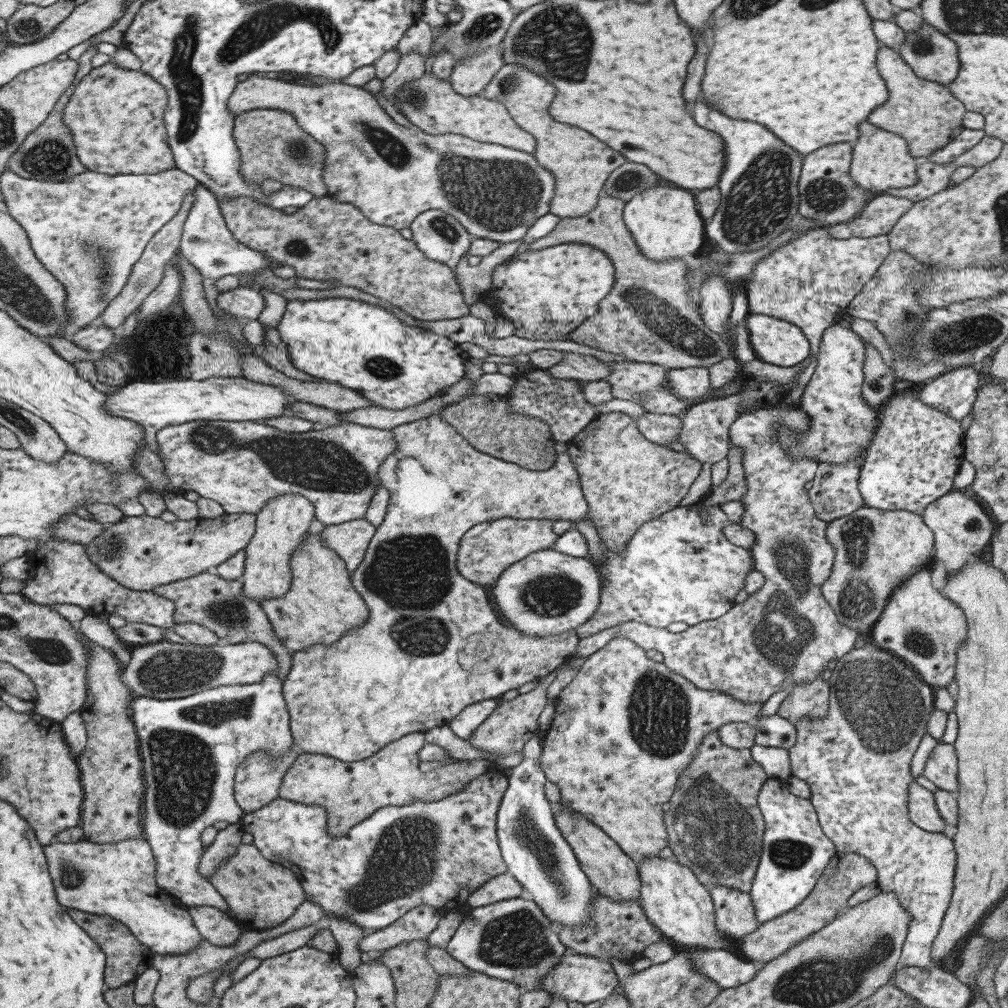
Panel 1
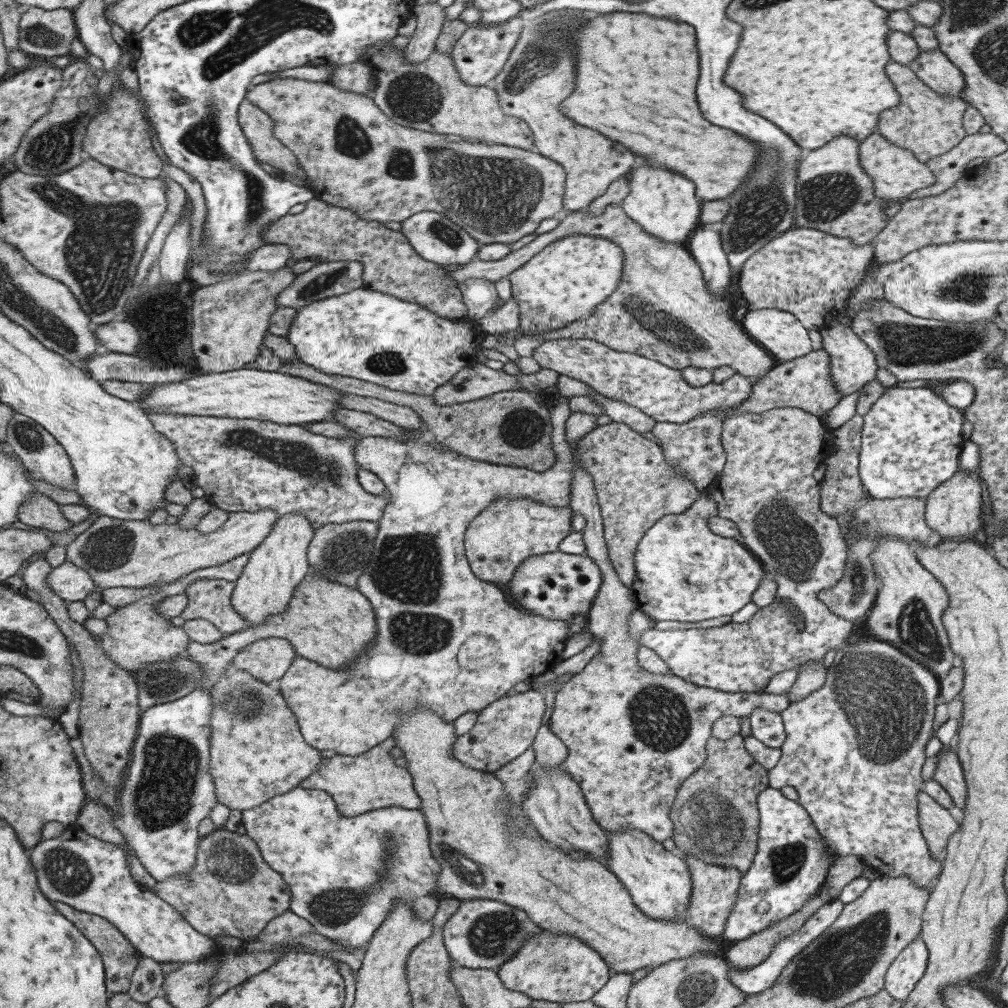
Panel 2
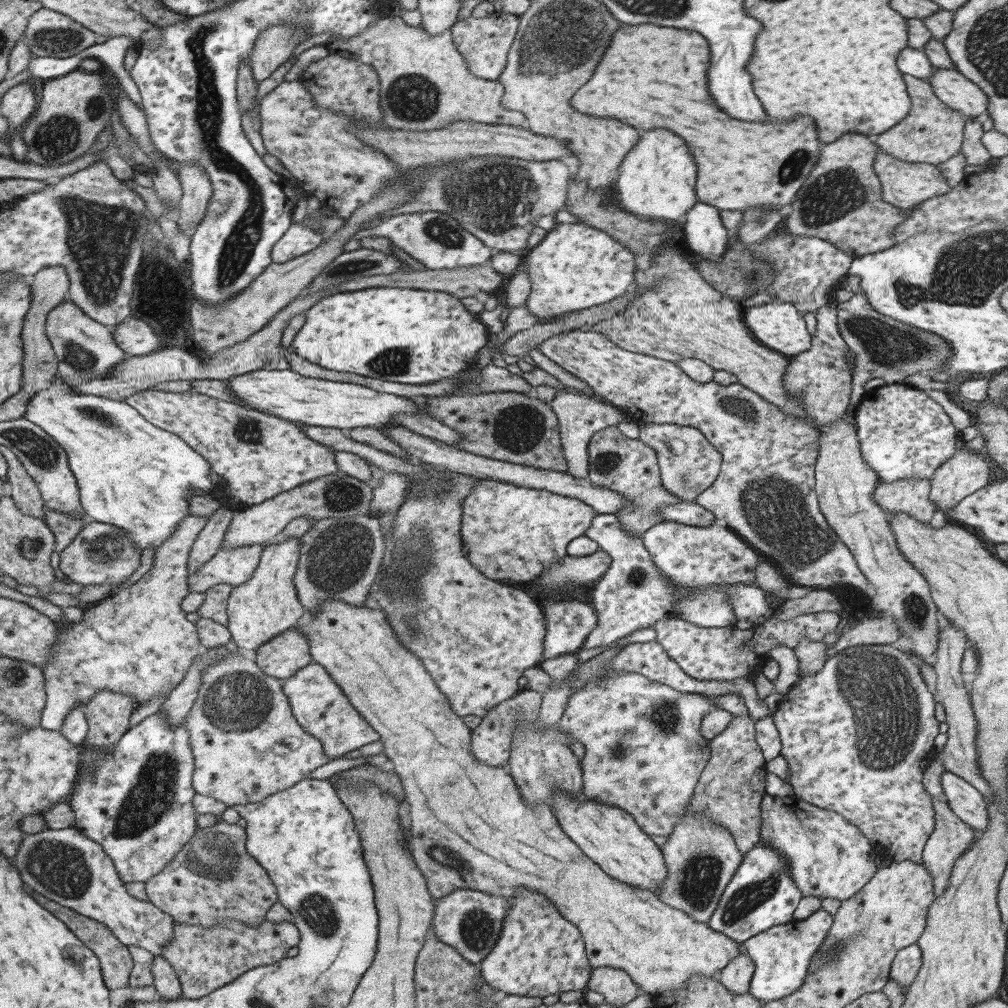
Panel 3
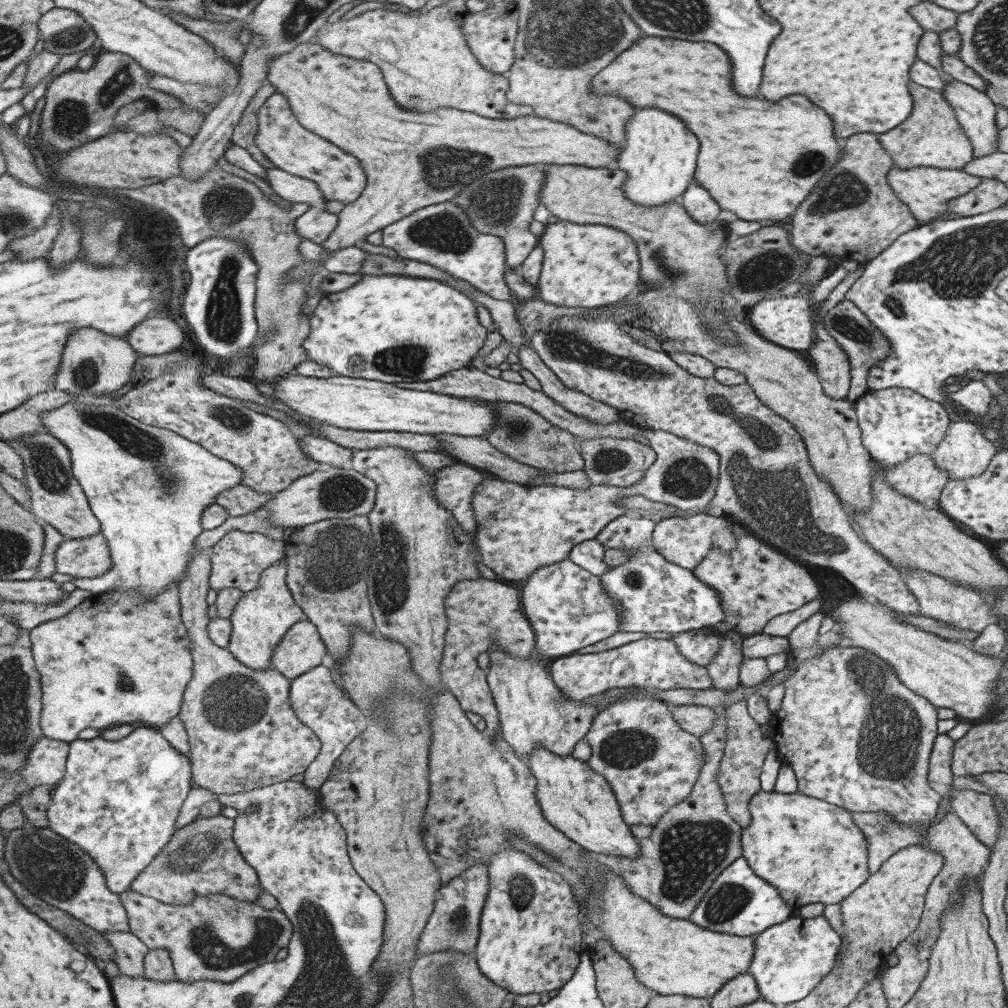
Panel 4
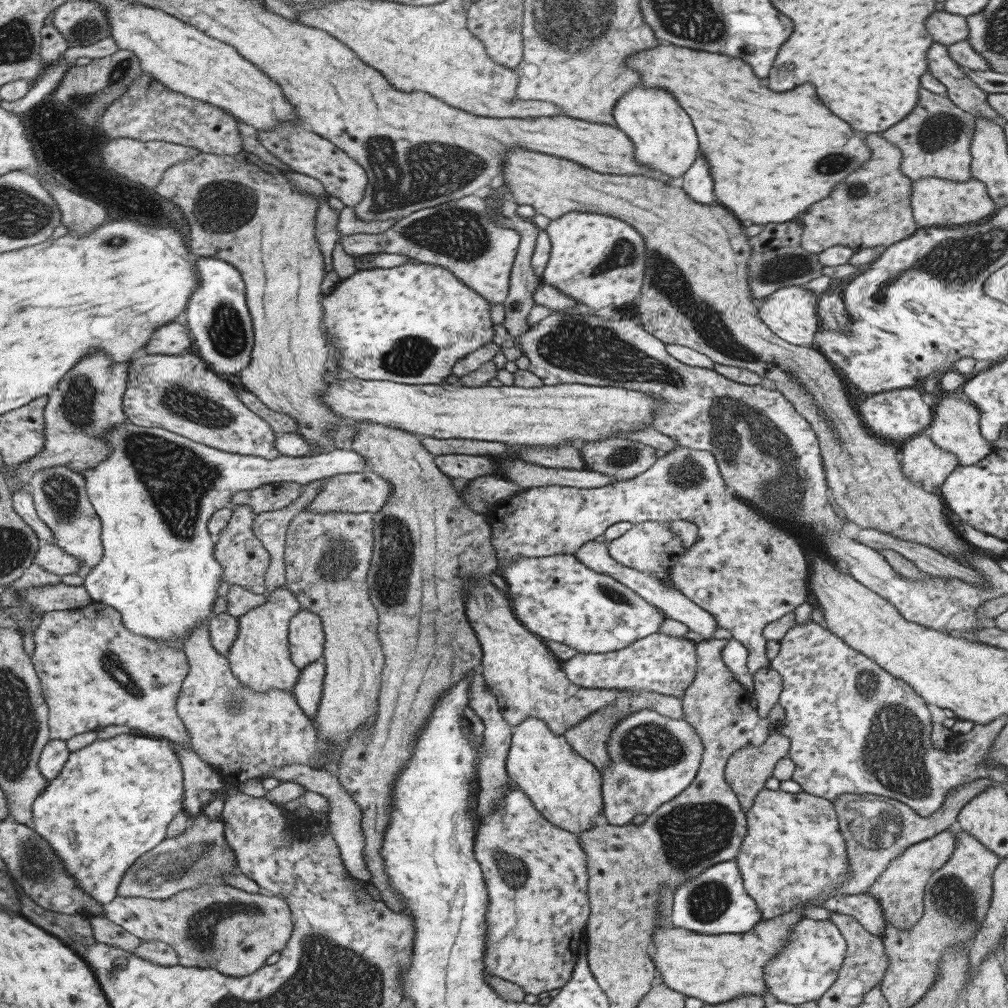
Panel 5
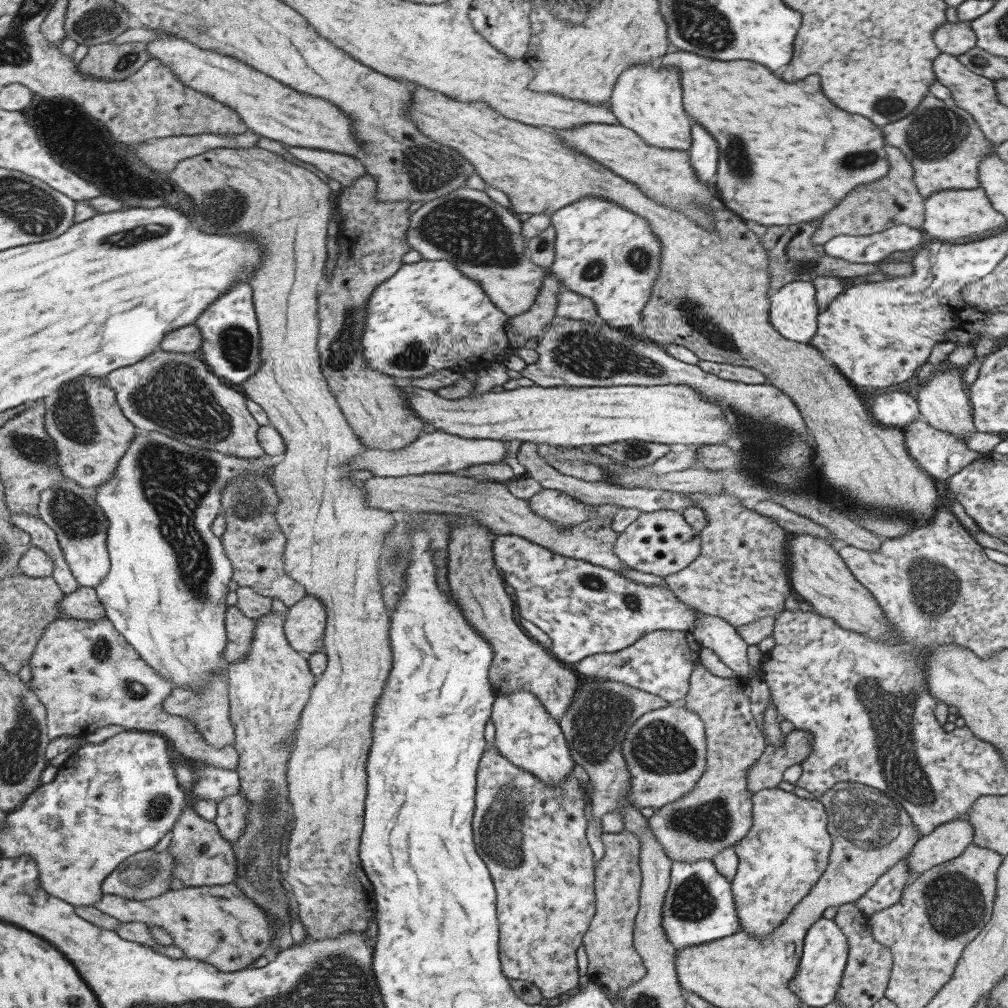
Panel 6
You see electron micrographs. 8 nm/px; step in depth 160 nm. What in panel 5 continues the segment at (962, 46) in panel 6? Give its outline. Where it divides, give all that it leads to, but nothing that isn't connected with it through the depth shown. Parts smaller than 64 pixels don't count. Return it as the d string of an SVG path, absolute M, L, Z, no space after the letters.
M933 12L925 20L925 28L932 38L932 42L937 42L941 46L951 46L961 40L967 40L968 28L965 17L947 12Z

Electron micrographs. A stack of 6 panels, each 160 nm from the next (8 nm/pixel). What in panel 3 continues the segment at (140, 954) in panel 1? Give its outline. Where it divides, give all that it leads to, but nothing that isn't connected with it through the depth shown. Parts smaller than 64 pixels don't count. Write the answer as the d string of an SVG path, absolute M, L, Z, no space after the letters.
M41 893L37 894L37 900L43 904L43 906L49 906L49 910L53 910L53 914L57 914L63 922L66 922L71 930L76 934L77 938L81 939L81 942L88 948L93 950L93 953L100 958L100 964L102 965L102 971L104 972L106 985L111 990L119 990L119 988L125 988L129 984L129 972L132 968L131 957L129 956L129 948L123 944L121 940L117 939L117 936L113 934L113 931L102 922L89 918L68 906L61 906L53 900L47 900L41 896Z

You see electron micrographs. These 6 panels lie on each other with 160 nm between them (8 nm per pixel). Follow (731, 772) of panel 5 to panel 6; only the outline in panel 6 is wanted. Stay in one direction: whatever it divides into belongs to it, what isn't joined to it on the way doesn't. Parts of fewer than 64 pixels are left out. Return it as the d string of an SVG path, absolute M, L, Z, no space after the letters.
M794 730L785 735L780 745L764 745L763 752L746 770L746 789L749 792L776 787L783 770L800 762L810 753L811 733Z

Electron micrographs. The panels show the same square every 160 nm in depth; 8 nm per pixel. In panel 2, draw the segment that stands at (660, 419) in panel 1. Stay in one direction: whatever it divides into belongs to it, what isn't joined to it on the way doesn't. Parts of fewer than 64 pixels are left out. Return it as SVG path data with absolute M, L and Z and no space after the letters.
M594 392L589 397L602 406L603 414L609 416L612 421L626 424L631 430L641 434L653 428L654 420L634 406L601 396L598 392Z

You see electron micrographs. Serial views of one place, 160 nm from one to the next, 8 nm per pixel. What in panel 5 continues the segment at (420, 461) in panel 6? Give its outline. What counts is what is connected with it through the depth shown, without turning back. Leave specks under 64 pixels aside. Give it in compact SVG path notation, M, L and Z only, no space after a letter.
M129 421L118 424L110 433L107 433L106 442L112 448L111 456L100 462L99 466L94 464L95 468L85 470L85 474L83 475L86 478L89 499L92 500L92 503L96 507L97 515L100 516L102 521L102 538L105 552L102 561L97 564L91 573L83 577L82 586L85 586L85 590L89 592L93 602L101 602L121 611L121 614L124 616L125 626L129 627L130 631L150 639L155 639L156 641L165 641L166 643L177 641L182 646L188 634L195 627L207 623L207 620L213 614L217 615L224 612L227 606L225 596L217 597L217 588L219 588L219 583L222 582L220 577L222 568L218 566L217 561L212 557L215 539L206 530L207 522L213 516L215 510L228 506L231 496L237 492L249 491L270 483L295 482L299 483L299 485L307 485L320 478L333 477L337 476L337 474L355 474L357 472L363 472L363 470L369 471L369 467L365 465L365 459L352 450L333 448L326 453L309 456L309 458L280 455L273 459L263 459L260 457L225 453L225 451L193 442L191 439L175 434L173 431L155 427L137 426Z

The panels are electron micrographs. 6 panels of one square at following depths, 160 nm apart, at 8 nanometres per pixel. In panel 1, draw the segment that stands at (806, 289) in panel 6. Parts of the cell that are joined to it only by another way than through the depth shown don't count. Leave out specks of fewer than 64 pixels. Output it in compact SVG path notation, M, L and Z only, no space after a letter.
M752 313L746 316L745 326L755 358L774 368L799 365L808 355L808 340L798 326Z

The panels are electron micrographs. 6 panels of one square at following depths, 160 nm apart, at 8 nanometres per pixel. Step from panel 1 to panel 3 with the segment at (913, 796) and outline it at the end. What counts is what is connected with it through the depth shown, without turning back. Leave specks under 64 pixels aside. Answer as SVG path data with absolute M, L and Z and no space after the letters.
M932 798L934 825L931 834L927 837L922 850L922 865L930 874L934 896L940 895L945 888L949 873L955 859L973 842L978 833L966 825L948 807L946 802Z

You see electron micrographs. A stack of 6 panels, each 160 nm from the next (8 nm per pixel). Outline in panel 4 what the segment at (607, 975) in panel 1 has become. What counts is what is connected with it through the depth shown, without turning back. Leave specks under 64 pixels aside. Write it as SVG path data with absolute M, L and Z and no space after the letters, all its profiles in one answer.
M500 848L486 870L488 891L472 953L481 975L514 996L559 990L573 977L584 950L580 909L569 885L515 848Z

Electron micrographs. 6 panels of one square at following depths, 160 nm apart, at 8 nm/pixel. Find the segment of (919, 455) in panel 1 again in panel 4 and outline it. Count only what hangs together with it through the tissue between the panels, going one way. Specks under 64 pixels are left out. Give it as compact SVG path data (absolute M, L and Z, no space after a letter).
M906 388L867 390L853 405L861 444L883 470L893 469L913 455L931 455L950 423L943 405Z

